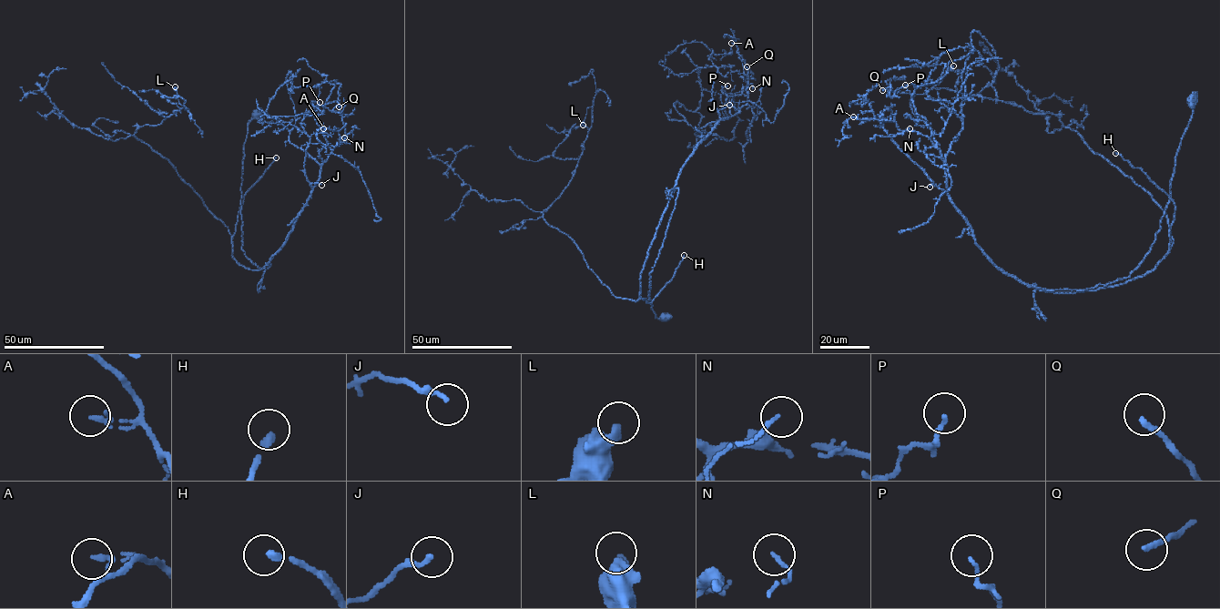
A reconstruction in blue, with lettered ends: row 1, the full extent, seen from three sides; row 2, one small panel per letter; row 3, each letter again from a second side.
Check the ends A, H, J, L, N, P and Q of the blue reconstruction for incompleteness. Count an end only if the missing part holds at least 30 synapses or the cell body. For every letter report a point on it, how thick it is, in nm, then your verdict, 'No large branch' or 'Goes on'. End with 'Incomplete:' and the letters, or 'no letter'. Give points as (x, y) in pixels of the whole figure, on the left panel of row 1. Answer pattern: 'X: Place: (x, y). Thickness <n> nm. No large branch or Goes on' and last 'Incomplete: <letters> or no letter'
A: Place: (323, 128). Thickness 190 nm. No large branch
H: Place: (276, 157). Thickness 240 nm. Goes on
J: Place: (321, 185). Thickness 160 nm. Goes on
L: Place: (175, 86). Thickness 440 nm. No large branch
N: Place: (344, 137). Thickness 120 nm. No large branch
P: Place: (320, 102). Thickness 120 nm. No large branch
Q: Place: (339, 106). Thickness 190 nm. No large branch
Incomplete: H, J

